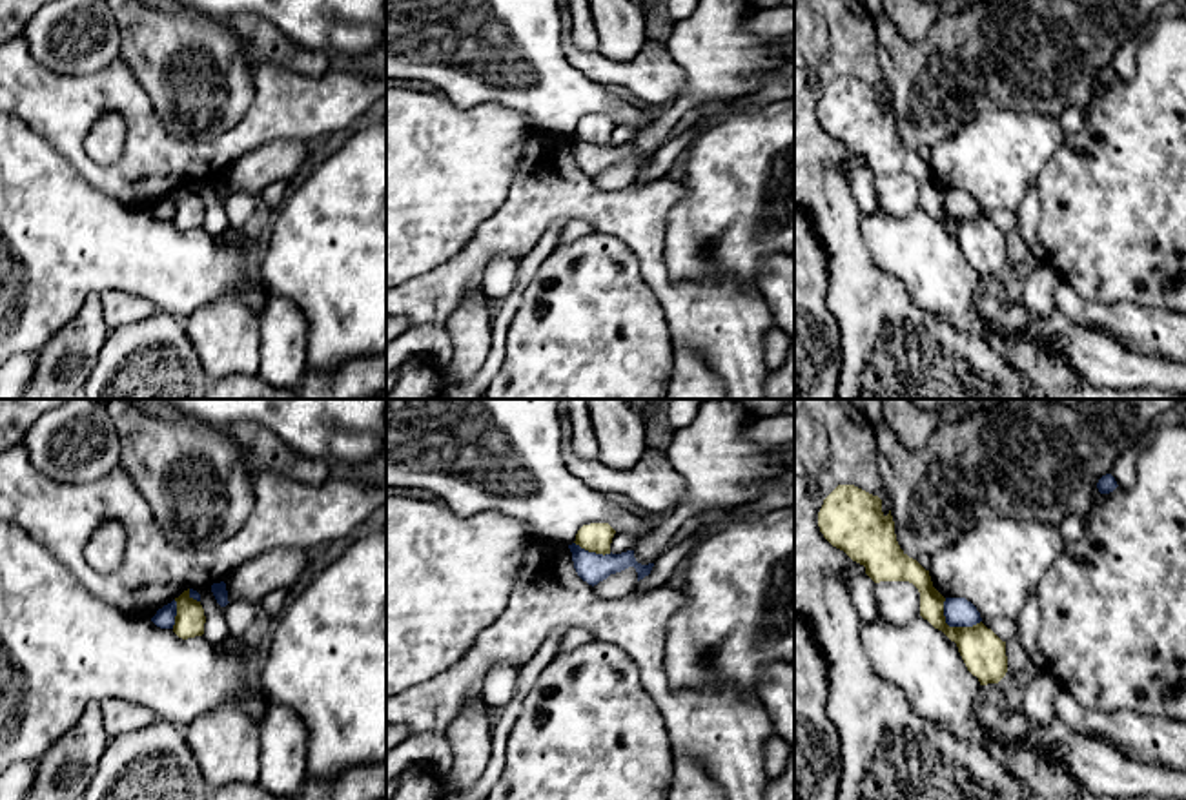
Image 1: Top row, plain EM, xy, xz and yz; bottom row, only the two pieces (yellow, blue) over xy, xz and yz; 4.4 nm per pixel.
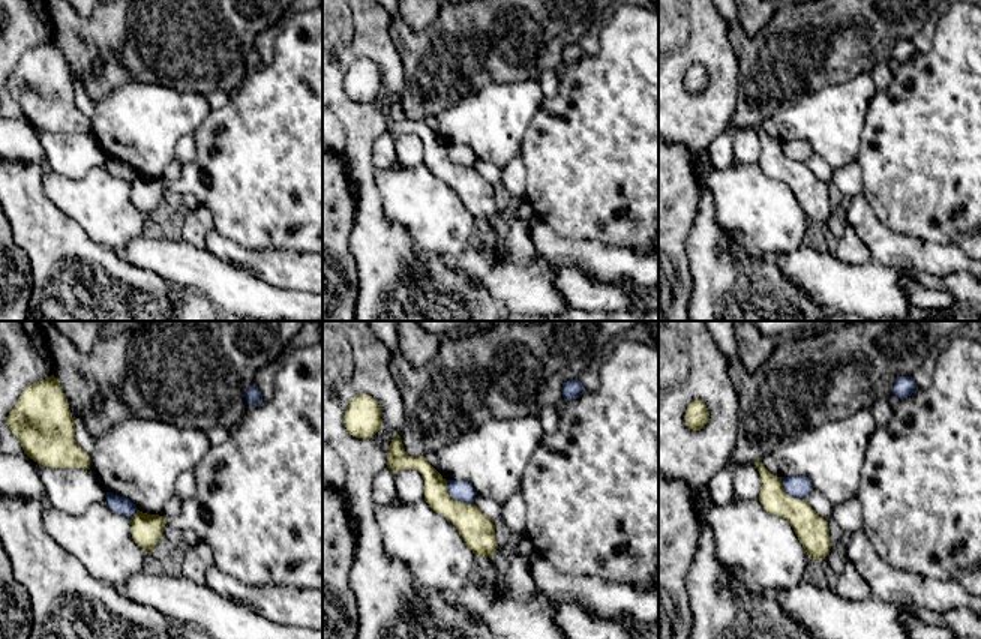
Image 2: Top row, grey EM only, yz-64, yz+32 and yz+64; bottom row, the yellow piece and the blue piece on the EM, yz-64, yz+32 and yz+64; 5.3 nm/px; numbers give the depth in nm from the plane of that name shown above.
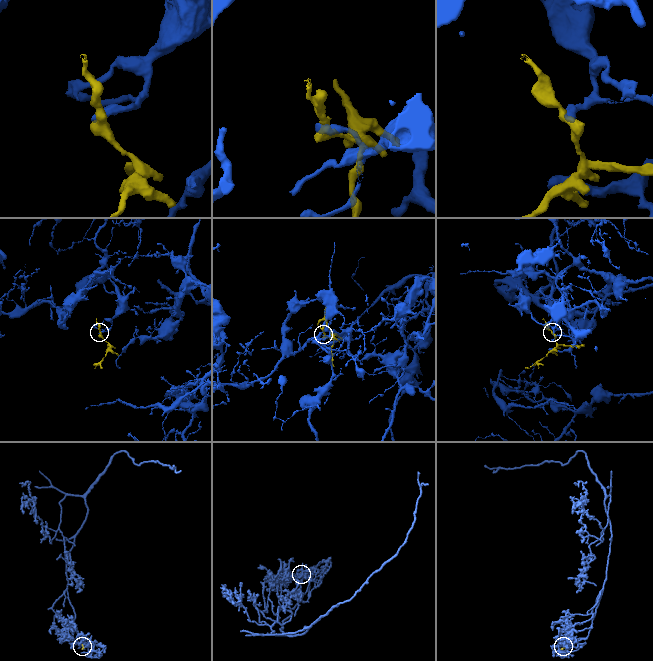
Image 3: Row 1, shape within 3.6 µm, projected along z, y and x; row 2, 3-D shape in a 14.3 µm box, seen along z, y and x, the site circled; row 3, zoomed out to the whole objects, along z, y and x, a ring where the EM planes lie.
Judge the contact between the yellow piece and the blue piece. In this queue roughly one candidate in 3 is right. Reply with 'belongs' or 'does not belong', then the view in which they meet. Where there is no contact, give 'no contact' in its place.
does not belong; contact in yz

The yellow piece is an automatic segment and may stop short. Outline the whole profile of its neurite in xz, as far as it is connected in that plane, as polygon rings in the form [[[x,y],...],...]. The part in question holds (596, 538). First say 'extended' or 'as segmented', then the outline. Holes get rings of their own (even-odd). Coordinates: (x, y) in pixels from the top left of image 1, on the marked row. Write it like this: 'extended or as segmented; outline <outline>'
as segmented; outline [[[608,523],[583,525],[576,534],[576,545],[588,552],[610,554],[610,543],[616,530]]]

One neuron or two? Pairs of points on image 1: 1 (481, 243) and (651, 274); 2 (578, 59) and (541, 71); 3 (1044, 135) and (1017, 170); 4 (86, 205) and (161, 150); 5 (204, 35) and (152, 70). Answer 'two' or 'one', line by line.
1: one
2: two
3: one
4: two
5: one

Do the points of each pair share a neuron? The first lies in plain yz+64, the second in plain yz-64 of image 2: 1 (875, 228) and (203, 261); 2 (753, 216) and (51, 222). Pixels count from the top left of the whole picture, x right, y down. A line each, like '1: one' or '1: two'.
1: two
2: two

